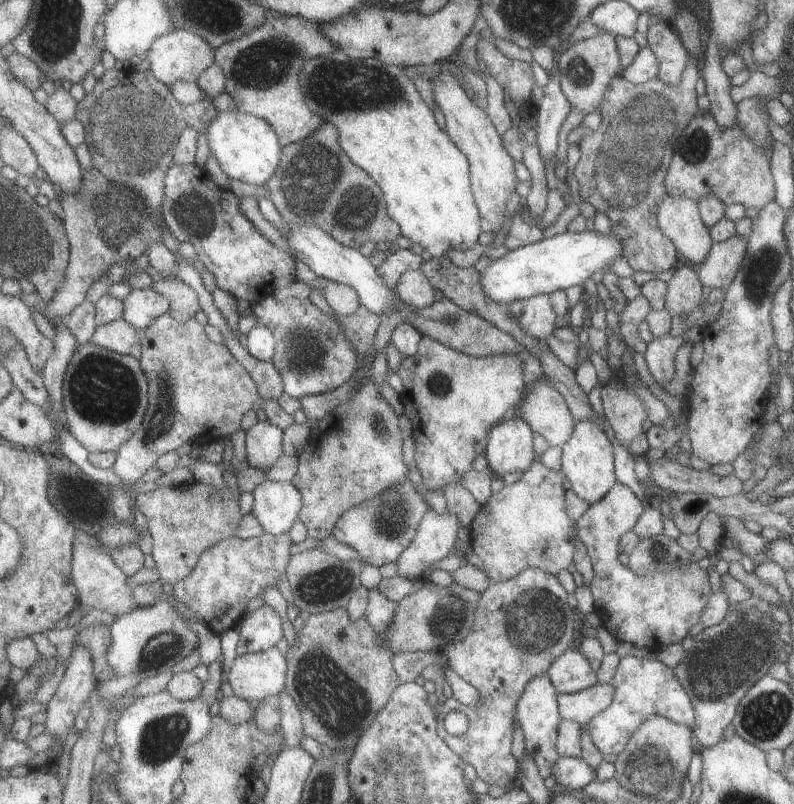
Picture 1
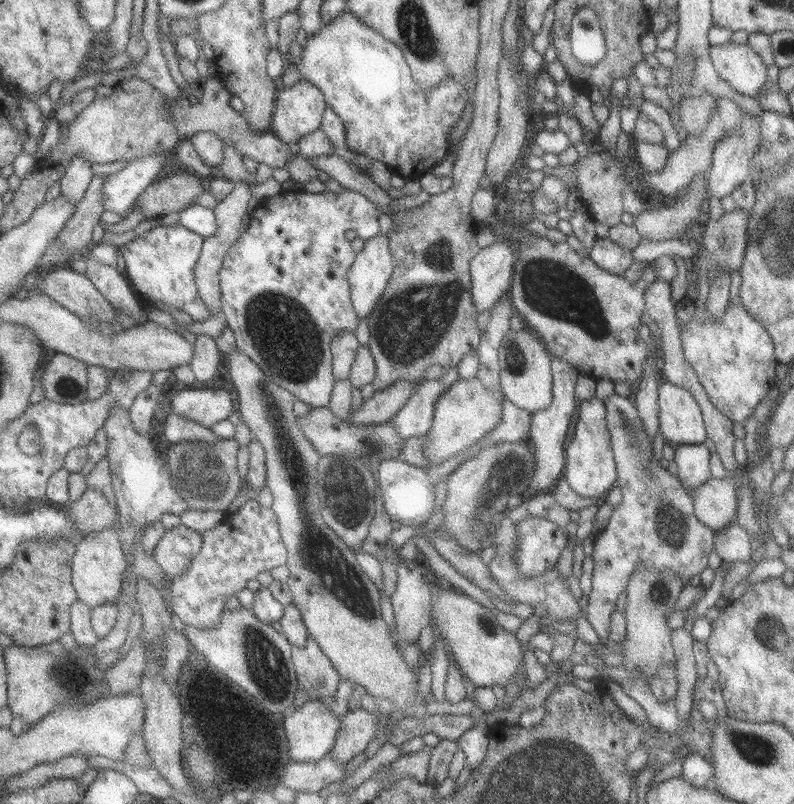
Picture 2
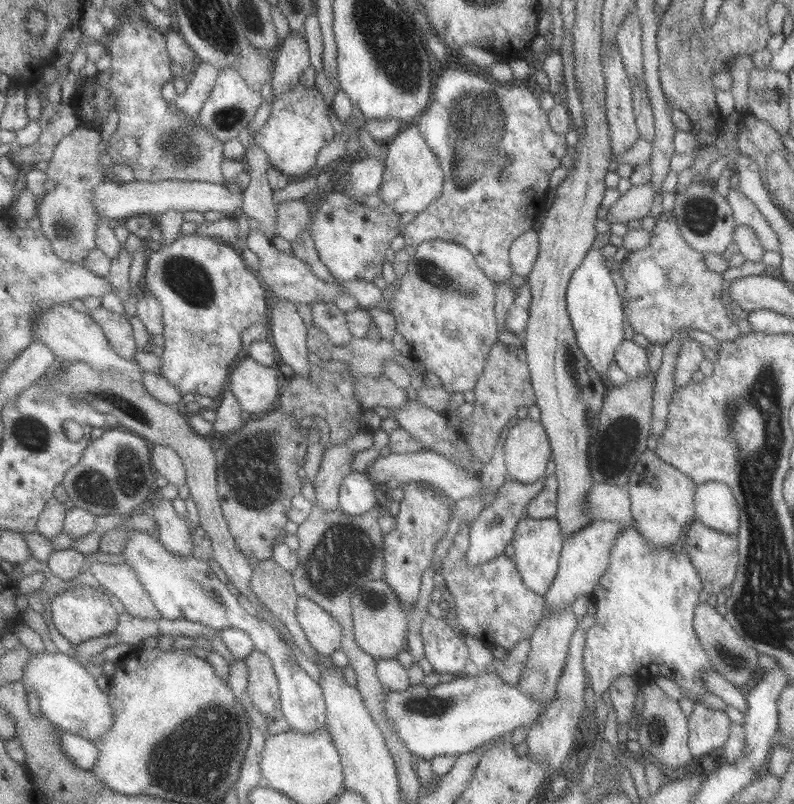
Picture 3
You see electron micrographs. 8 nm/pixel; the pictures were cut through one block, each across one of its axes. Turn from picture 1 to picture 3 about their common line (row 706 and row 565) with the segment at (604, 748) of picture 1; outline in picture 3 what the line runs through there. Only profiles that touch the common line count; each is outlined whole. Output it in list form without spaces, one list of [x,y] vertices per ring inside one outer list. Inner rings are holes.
[[[627,524],[623,527],[623,530],[615,536],[615,542],[610,546],[610,553],[608,554],[608,561],[606,569],[599,576],[598,581],[593,586],[591,592],[591,601],[594,606],[594,622],[593,626],[585,631],[583,652],[582,652],[582,666],[589,675],[589,684],[594,692],[595,696],[599,696],[601,693],[607,690],[608,686],[611,684],[615,678],[619,676],[636,676],[637,672],[641,674],[641,670],[647,670],[647,674],[651,674],[653,677],[662,676],[666,679],[672,680],[683,688],[687,690],[687,694],[690,699],[695,703],[695,695],[700,695],[706,691],[705,686],[702,686],[702,674],[707,672],[707,670],[715,670],[711,667],[710,658],[706,655],[706,652],[700,647],[697,642],[697,637],[695,636],[694,630],[692,629],[692,618],[694,613],[694,608],[700,603],[697,600],[697,594],[702,590],[701,581],[695,572],[695,568],[691,564],[689,558],[686,556],[686,552],[676,548],[674,550],[654,550],[654,548],[649,548],[643,537],[639,536],[639,533],[632,528],[631,524]]]

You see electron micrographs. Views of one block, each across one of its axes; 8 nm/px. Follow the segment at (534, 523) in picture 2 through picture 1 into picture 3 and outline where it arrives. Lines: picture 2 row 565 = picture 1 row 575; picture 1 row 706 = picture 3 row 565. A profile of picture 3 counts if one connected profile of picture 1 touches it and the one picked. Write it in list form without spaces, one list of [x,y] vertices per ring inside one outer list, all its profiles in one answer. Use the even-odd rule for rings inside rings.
[[[463,524],[455,542],[447,554],[439,560],[438,569],[446,581],[447,589],[456,605],[456,621],[466,635],[478,638],[489,648],[499,646],[506,651],[519,641],[529,639],[544,610],[541,596],[526,589],[515,563],[505,555],[496,556],[487,562],[470,565],[466,554],[470,547],[470,525]]]

